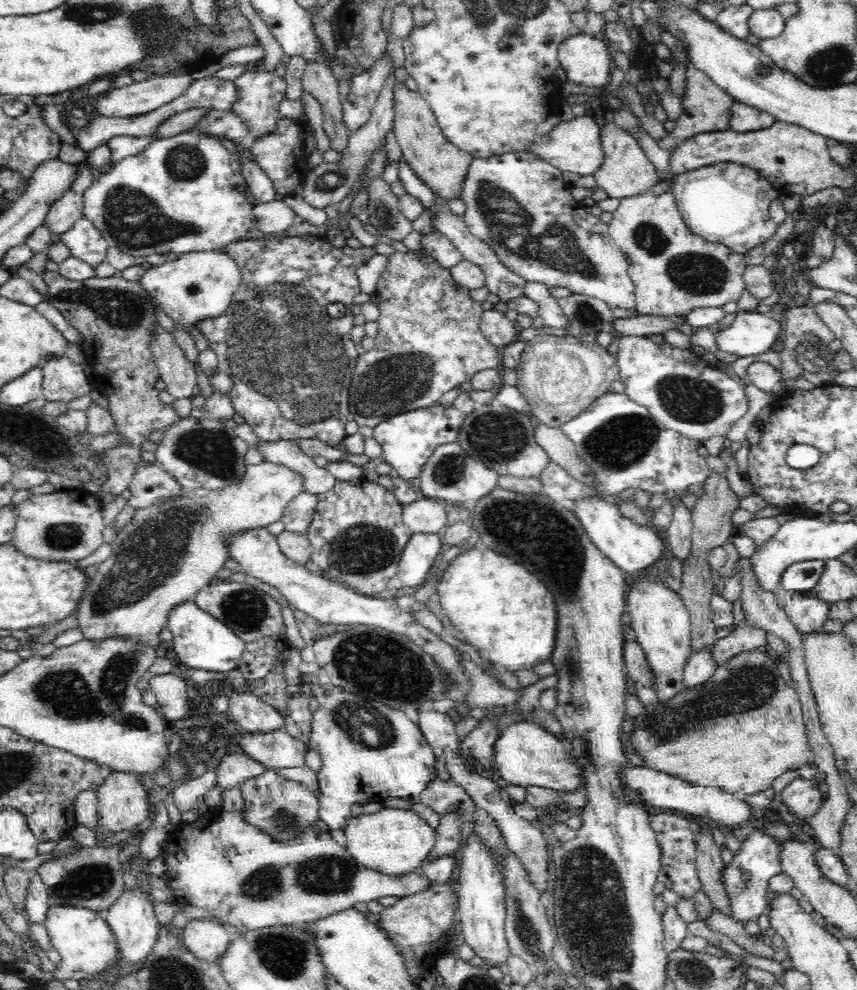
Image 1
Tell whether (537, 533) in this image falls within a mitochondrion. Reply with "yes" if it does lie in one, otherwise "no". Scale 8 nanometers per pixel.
yes

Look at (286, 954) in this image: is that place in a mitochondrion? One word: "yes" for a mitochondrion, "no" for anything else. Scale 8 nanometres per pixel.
yes

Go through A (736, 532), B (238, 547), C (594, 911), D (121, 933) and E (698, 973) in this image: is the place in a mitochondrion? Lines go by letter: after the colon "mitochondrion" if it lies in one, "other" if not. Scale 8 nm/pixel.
A: other
B: other
C: mitochondrion
D: other
E: mitochondrion

